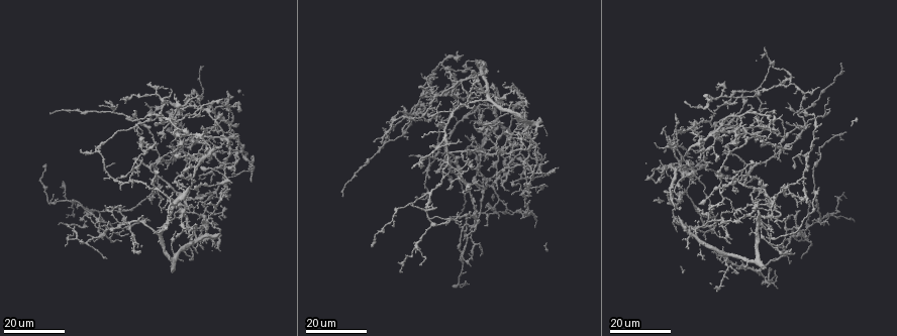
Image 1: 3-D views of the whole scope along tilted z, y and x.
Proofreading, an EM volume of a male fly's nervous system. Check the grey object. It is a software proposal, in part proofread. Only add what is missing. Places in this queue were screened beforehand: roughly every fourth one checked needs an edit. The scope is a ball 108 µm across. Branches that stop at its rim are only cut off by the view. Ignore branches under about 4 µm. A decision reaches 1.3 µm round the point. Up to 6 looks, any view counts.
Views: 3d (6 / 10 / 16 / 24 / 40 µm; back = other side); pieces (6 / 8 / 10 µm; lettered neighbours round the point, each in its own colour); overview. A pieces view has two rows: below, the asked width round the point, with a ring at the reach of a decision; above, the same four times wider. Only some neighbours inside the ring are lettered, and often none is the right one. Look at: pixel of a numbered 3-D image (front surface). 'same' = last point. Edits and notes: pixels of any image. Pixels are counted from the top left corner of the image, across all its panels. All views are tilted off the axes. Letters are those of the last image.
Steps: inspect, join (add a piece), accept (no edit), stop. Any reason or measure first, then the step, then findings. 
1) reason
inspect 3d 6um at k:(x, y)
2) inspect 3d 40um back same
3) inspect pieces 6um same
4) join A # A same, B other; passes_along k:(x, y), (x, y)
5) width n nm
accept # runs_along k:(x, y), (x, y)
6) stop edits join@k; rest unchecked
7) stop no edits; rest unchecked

thin end
inspect 3d 16um at 1:(493, 175)

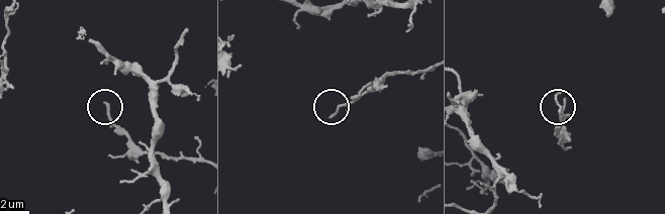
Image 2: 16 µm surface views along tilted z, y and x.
inspect pieces 6um at 2:(332, 117)

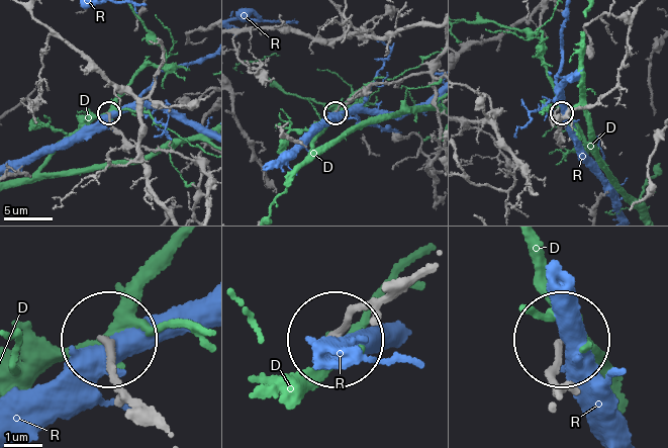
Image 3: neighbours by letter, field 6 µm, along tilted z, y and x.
accept # D other, R other; runs_along 3:(554, 386), (561, 342); no lettered piece goes on from it

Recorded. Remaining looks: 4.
an open end
inspect 3d 24um at 1:(483, 187)

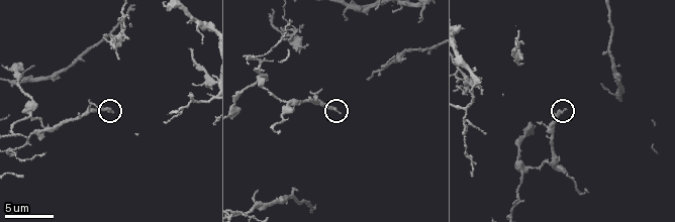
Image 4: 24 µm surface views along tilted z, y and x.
inspect pieces 10um at 4:(564, 108)

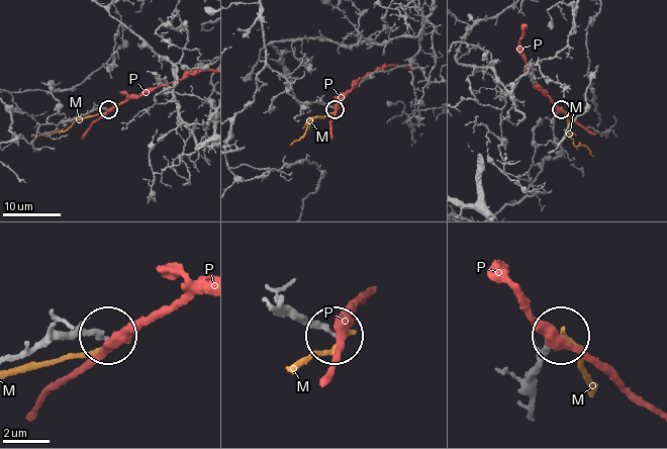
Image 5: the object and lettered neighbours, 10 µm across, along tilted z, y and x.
width 150 nm
accept # M other, P other; runs_along 5:(39, 126), (58, 110), (75, 118), (107, 109); no lettered piece goes on from it

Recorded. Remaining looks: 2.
tapers out
inspect 3d 24um at 1:(177, 174)

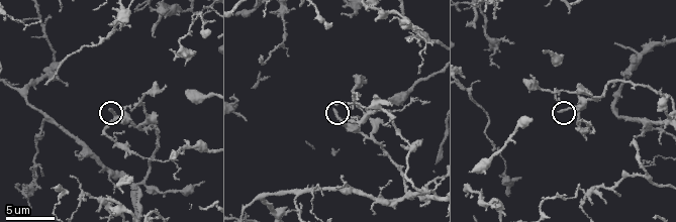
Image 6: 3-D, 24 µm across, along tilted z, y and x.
inspect pieces 10um at 6:(333, 112)

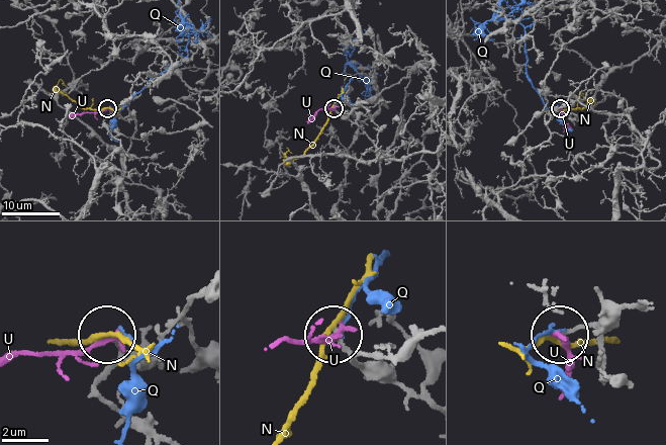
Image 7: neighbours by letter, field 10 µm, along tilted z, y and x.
width 180 nm
accept # N other, Q other, U other; runs_along 7:(121, 161), (136, 123), (107, 107); no lettered piece goes on from it

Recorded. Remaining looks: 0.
stop no edits; rest unchecked

